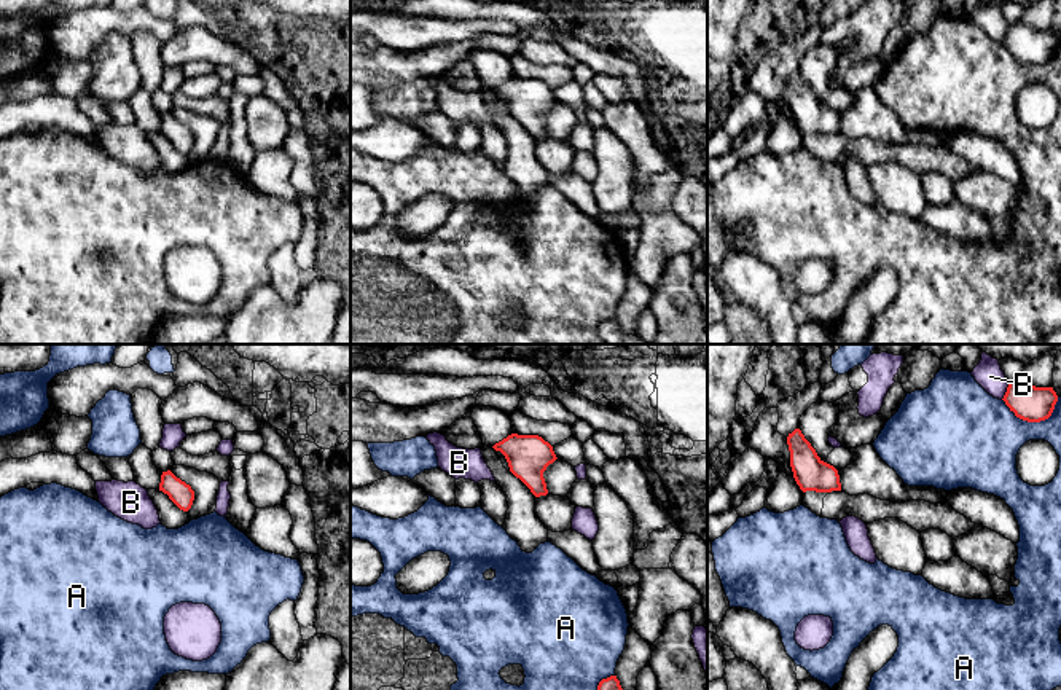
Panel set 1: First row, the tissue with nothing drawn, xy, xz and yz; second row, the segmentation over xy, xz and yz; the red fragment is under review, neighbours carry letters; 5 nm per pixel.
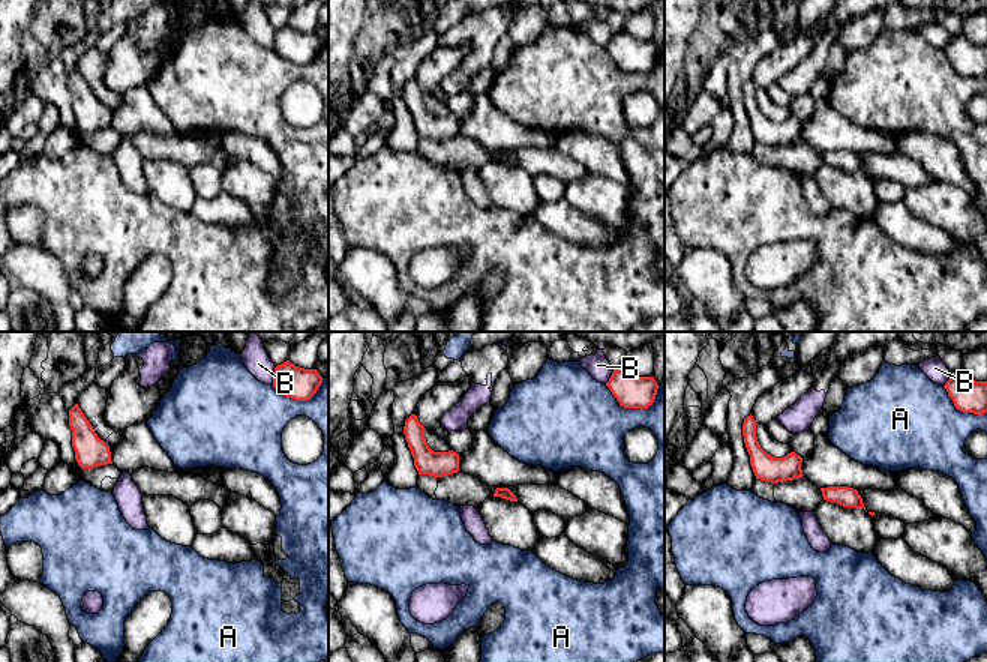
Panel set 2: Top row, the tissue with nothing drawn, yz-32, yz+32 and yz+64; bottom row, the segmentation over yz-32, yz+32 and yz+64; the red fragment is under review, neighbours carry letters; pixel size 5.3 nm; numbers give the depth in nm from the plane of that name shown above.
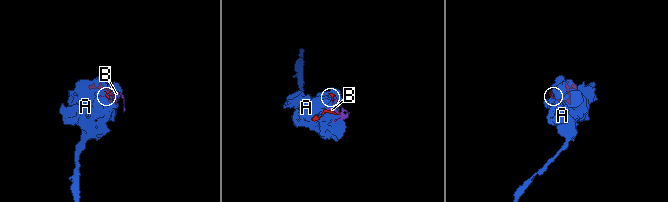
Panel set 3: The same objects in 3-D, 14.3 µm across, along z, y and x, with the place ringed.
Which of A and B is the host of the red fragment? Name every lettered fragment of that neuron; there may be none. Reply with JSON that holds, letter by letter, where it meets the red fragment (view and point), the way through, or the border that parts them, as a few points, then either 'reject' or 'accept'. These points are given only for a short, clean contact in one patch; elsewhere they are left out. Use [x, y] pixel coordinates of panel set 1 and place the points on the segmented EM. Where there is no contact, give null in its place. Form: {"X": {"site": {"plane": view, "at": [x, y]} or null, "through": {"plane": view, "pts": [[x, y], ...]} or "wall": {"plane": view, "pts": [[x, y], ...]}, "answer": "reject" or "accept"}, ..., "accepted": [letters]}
{"A": {"site": {"plane": "yz", "at": [1033, 421]}, "answer": "reject"}, "B": {"site": {"plane": "yz", "at": [1007, 391]}, "answer": "reject"}, "accepted": []}

